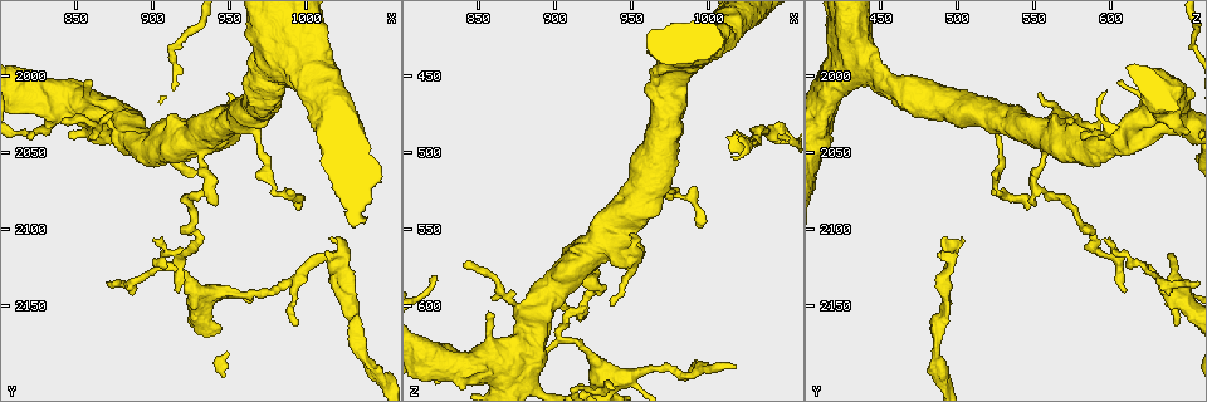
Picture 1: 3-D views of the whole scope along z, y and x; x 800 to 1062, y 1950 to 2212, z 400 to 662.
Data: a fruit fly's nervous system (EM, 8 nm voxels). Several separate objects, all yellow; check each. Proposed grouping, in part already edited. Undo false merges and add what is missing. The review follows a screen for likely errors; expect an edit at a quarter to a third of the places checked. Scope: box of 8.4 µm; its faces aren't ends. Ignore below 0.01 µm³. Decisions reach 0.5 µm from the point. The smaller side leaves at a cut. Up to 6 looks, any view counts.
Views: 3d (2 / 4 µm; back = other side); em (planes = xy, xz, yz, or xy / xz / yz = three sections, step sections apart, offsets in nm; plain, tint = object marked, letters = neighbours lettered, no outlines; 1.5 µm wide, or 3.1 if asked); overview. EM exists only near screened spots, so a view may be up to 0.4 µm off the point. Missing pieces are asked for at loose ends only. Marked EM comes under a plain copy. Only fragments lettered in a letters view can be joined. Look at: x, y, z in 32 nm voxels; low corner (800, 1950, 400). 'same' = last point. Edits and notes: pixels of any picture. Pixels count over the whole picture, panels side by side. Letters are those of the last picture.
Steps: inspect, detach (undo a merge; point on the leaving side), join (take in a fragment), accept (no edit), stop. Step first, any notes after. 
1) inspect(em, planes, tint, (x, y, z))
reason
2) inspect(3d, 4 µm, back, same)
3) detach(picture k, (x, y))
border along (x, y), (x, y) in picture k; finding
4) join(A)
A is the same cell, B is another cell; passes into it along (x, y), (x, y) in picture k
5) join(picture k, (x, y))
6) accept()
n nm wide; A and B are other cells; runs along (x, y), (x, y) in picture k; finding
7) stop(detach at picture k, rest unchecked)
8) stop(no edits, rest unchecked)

inspect(3d, 4 µm, (996, 2162, 642))
thin end

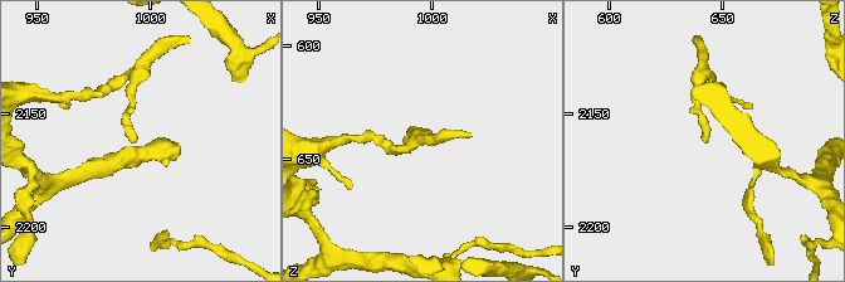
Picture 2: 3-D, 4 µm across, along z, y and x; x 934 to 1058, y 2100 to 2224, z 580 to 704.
inspect(em, xy, step 4, tint, (993, 2162, 641))

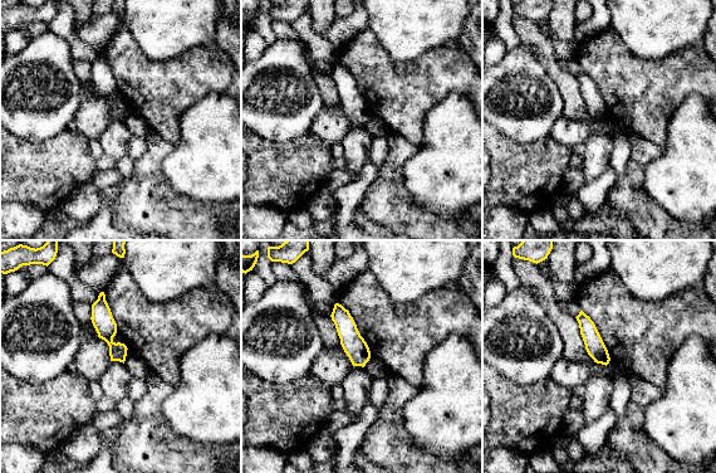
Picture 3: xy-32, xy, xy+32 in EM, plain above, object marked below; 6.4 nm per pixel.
inspect(em, xy, step 4, letters, same)
see the neighbours

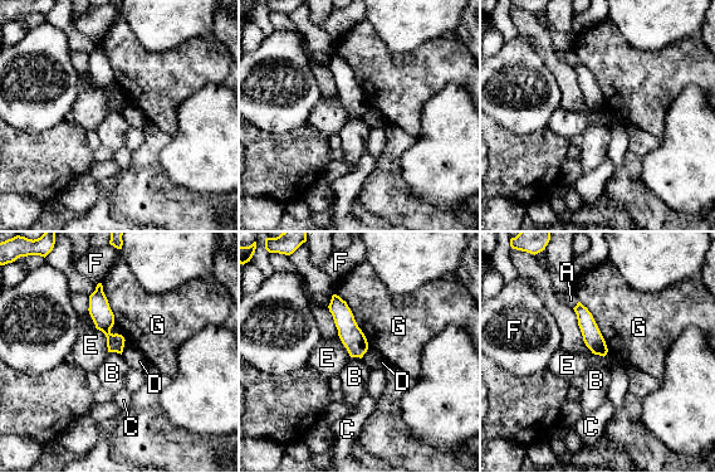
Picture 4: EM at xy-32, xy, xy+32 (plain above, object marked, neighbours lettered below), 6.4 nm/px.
accept()
A, B, C, D, E, F and G are other cells; no lettered fragment goes on from it

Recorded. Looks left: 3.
inspect(3d, 4 µm, (920, 2116, 594))
narrows sharply

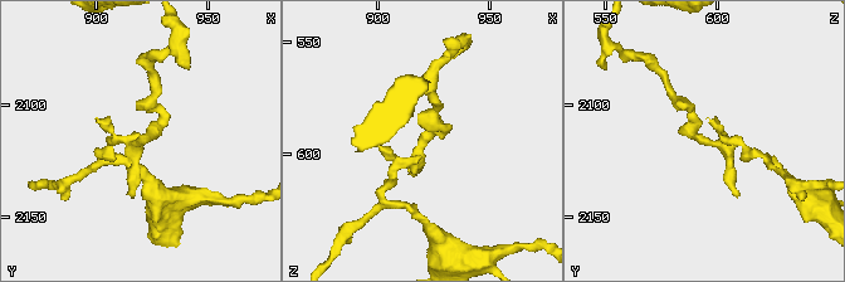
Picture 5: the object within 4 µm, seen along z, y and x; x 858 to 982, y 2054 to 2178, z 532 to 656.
inspect(em, xy, step 8, tint, (920, 2116, 596))
now the EM

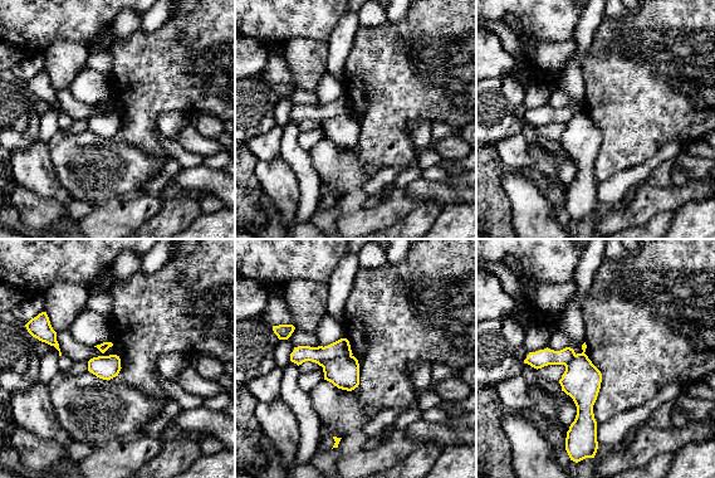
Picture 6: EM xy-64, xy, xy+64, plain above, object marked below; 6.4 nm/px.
inspect(em, planes, letters, same)

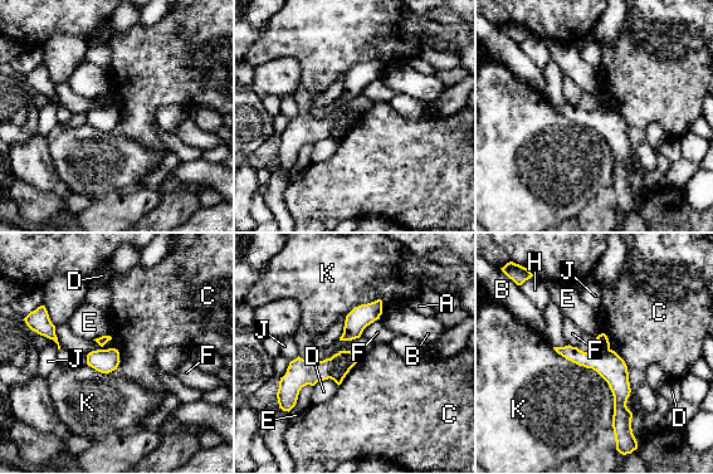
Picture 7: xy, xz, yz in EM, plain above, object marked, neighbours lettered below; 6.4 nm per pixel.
detach(picture 7, (301, 372))
140 nm wide; A, B, C, D, E, F, H, J and K are other cells; border along (331, 357), (335, 367), (328, 377) in picture 7; a second neuron is stuck on

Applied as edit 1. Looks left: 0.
stop(detach at picture 7, rest unchecked)

